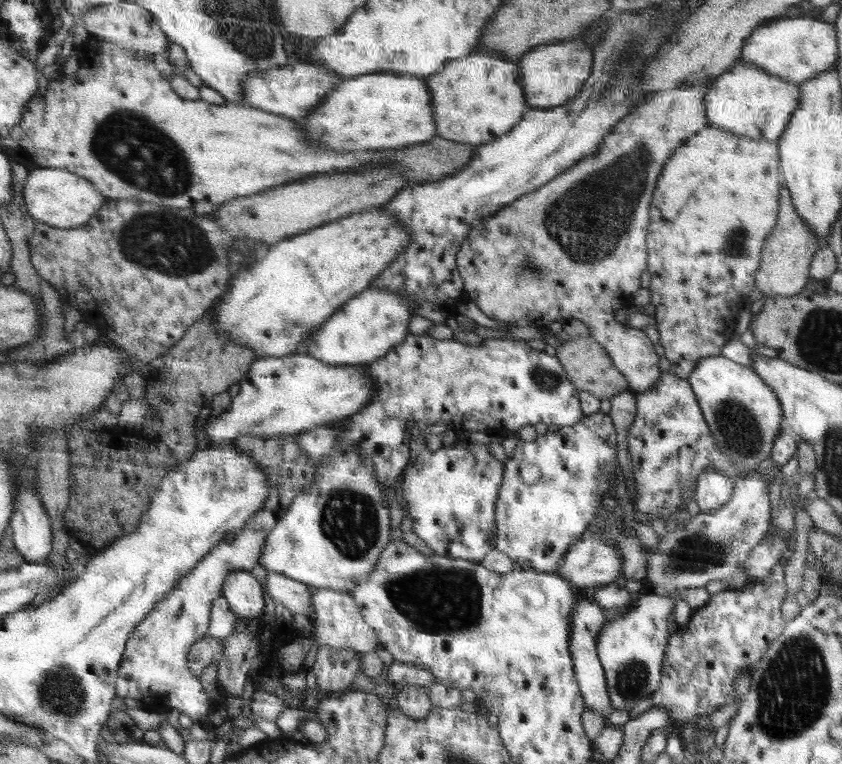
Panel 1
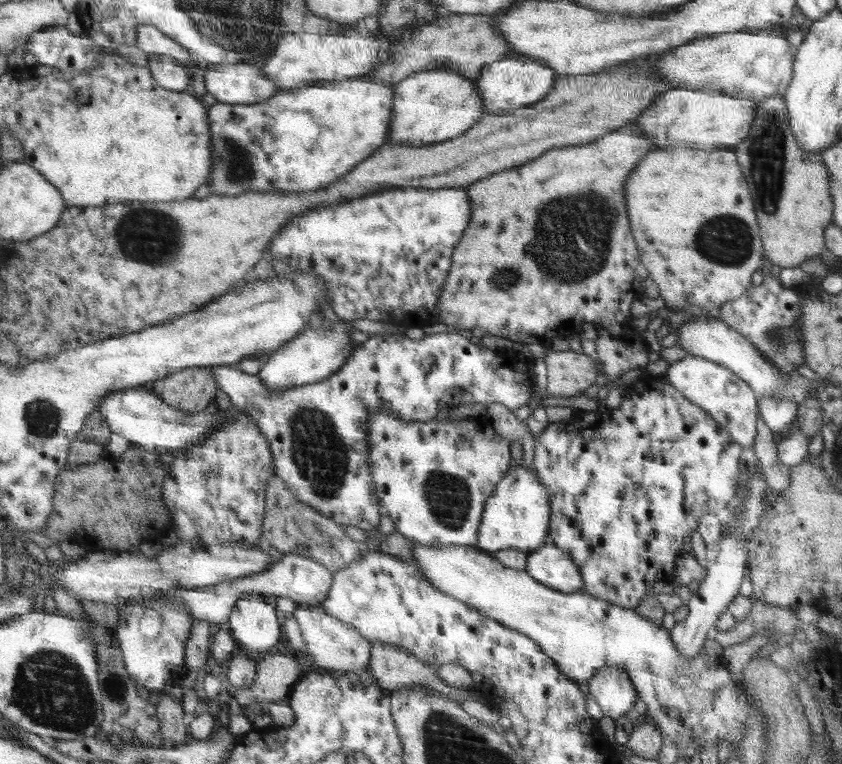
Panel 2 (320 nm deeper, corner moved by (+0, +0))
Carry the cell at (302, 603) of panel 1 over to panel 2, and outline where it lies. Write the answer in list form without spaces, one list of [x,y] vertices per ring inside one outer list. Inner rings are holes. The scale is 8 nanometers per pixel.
[[[298,604],[293,612],[299,624],[307,652],[318,667],[335,671],[362,671],[369,667],[371,642],[362,636],[351,624],[326,614],[319,605]]]

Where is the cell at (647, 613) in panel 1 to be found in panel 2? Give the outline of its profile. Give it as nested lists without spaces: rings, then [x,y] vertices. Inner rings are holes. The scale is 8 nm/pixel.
[[[620,667],[598,669],[596,676],[586,683],[603,714],[614,719],[626,715],[636,702],[638,690],[628,671]]]

